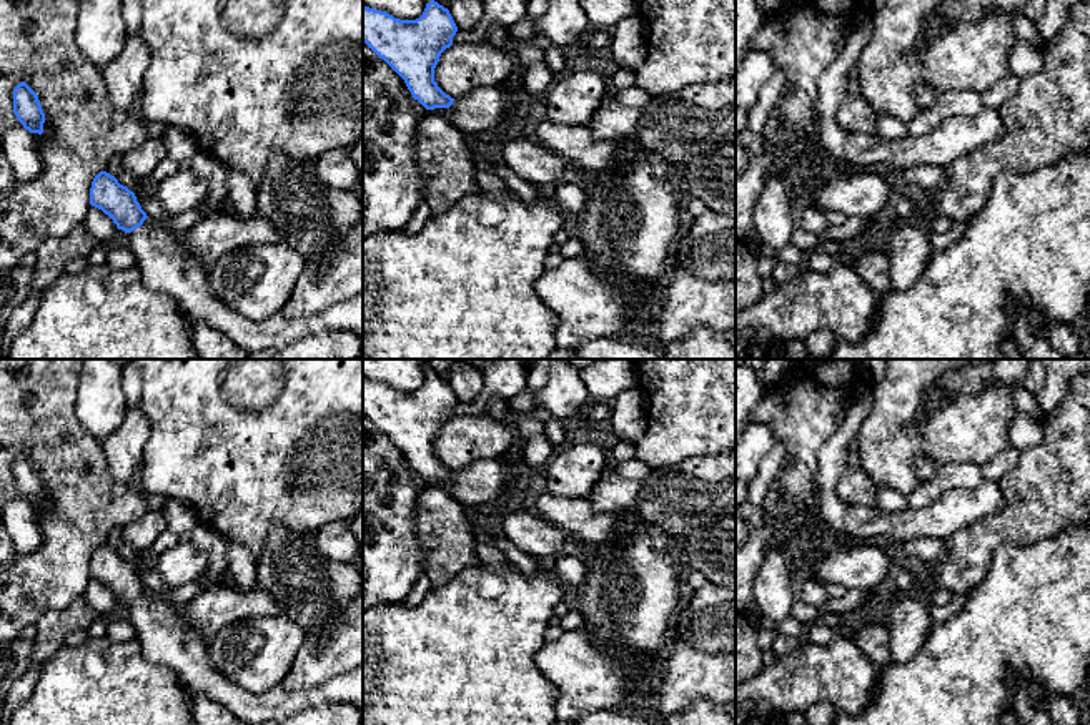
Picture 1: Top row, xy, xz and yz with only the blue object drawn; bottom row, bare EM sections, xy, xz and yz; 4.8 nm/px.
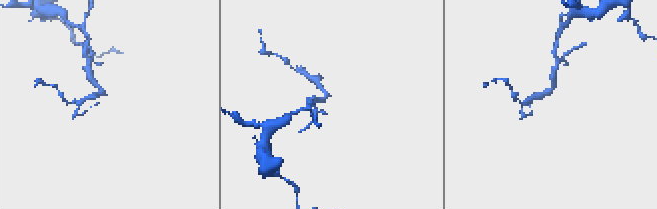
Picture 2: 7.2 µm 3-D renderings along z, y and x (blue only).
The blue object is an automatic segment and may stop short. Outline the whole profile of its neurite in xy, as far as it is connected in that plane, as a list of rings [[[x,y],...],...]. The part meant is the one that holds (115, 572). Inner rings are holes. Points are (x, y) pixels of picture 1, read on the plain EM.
[[[100,544],[93,550],[90,577],[128,607],[128,620],[146,660],[175,670],[188,688],[226,707],[246,725],[276,725],[295,712],[326,702],[349,702],[363,712],[363,667],[298,692],[288,692],[280,683],[265,693],[250,693],[213,665],[208,640],[186,624],[181,609],[166,594],[150,590],[135,565],[115,549]]]

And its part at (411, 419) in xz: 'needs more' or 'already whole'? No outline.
already whole

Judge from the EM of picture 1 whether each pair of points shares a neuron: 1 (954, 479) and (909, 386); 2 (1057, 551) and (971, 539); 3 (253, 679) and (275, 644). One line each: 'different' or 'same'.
1: different
2: different
3: same

